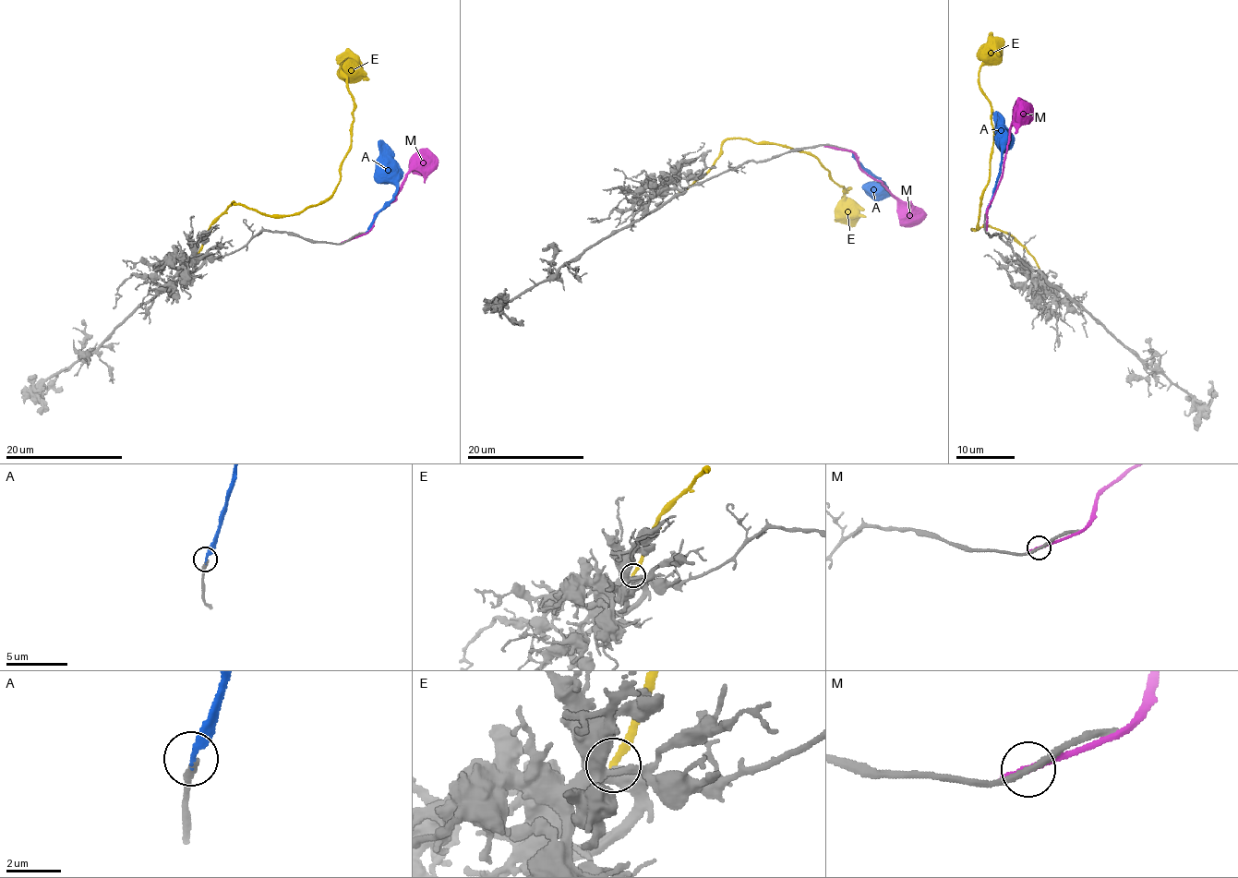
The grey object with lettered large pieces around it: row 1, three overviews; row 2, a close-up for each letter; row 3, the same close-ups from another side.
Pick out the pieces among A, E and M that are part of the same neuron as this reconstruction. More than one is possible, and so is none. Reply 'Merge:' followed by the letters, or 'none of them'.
Merge: A

